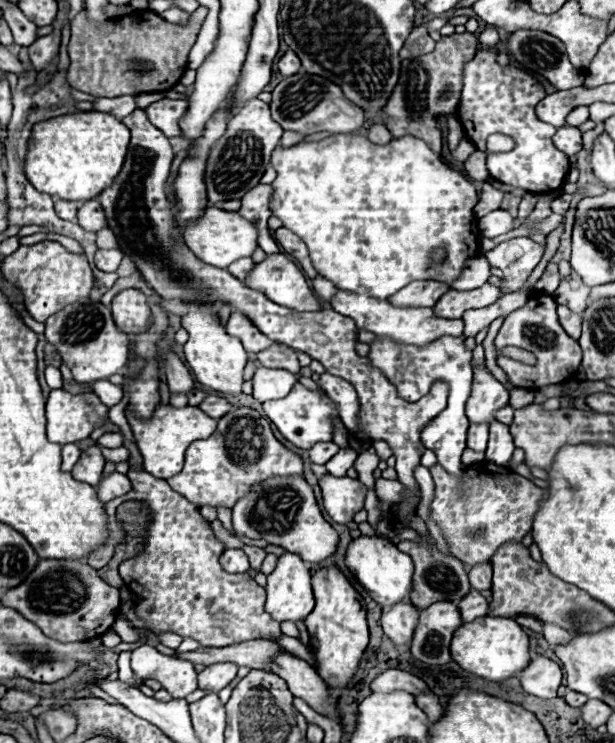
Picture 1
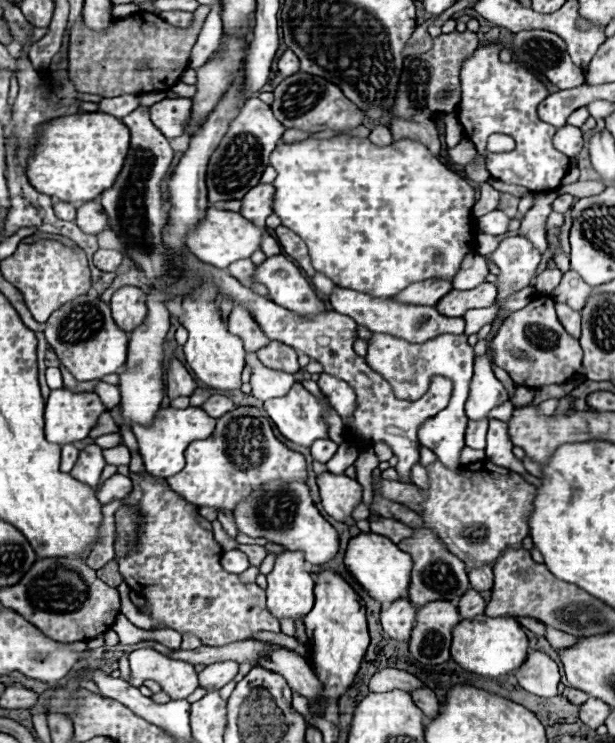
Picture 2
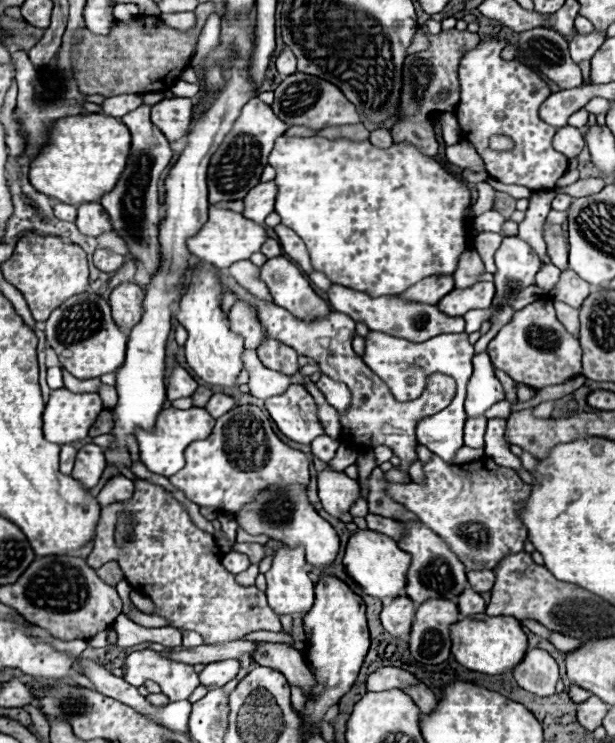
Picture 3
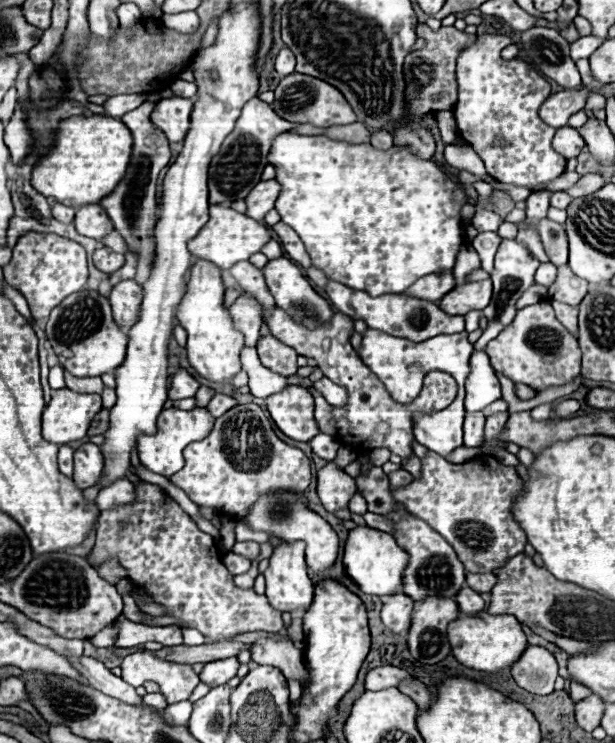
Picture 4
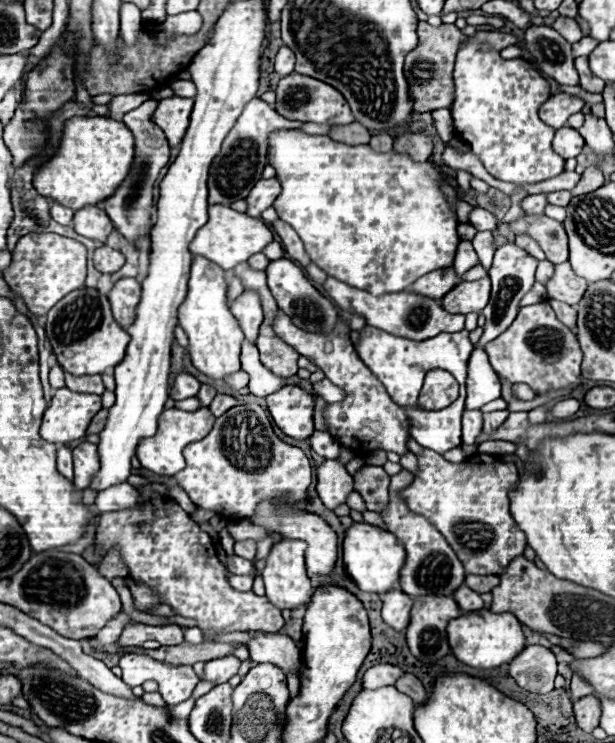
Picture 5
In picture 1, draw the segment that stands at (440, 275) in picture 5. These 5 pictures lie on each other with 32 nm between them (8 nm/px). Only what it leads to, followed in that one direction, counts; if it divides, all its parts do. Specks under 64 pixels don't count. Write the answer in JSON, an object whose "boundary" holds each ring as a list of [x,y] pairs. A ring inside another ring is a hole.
{"boundary":[[[416,280],[410,282],[404,290],[396,292],[390,302],[394,306],[434,306],[442,294],[446,294],[450,286],[444,286],[444,282],[432,282],[432,280]]]}

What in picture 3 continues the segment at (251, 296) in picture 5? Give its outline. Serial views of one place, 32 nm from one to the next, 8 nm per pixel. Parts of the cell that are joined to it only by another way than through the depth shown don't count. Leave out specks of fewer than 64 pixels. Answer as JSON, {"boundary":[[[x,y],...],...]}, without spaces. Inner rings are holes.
{"boundary":[[[236,300],[236,304],[230,308],[230,324],[232,324],[232,330],[238,332],[240,336],[244,336],[244,346],[246,348],[252,348],[256,350],[262,340],[266,338],[262,334],[262,326],[256,318],[256,308],[248,302],[240,302]]]}

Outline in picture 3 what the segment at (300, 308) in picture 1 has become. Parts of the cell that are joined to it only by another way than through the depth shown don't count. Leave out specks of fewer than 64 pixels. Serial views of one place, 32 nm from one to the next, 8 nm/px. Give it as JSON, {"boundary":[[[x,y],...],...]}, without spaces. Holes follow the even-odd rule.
{"boundary":[[[286,256],[270,258],[260,268],[260,278],[270,288],[274,304],[286,308],[292,316],[312,322],[314,318],[326,318],[332,310],[310,286],[302,270]]]}

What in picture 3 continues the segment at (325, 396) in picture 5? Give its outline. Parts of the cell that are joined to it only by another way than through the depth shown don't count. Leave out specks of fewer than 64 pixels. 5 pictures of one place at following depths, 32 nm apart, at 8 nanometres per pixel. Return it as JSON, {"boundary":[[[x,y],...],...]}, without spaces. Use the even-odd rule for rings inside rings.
{"boundary":[[[322,376],[316,382],[316,388],[326,396],[328,404],[332,404],[336,410],[346,410],[350,406],[350,390],[344,384],[334,382],[328,376]]]}

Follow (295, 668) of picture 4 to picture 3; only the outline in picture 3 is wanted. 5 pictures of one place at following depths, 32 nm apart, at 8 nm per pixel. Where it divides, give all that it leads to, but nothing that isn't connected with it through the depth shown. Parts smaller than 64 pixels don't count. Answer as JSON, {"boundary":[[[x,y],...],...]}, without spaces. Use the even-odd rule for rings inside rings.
{"boundary":[[[258,642],[256,650],[254,650],[254,662],[282,672],[286,676],[286,680],[290,684],[300,686],[304,694],[310,694],[310,688],[314,686],[312,672],[308,670],[302,652],[298,652],[290,644]]]}

